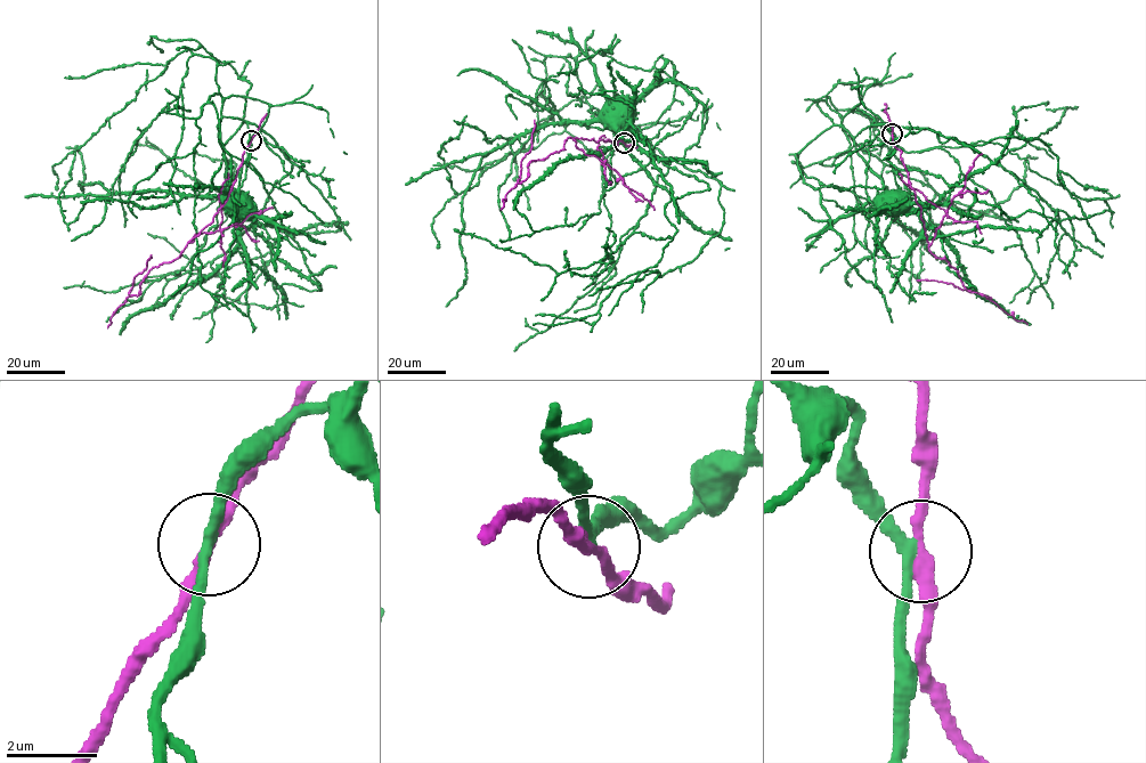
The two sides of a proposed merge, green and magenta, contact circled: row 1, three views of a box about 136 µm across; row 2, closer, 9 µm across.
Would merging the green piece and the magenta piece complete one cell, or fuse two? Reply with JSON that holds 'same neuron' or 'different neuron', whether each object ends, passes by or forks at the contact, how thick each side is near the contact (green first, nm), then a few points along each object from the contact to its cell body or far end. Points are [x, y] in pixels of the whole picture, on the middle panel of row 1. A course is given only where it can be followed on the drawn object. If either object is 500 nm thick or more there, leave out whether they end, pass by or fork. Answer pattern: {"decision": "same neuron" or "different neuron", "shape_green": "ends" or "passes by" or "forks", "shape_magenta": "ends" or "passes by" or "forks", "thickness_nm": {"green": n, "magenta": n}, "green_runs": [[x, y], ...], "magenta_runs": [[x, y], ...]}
{"decision": "different neuron", "shape_green": "passes by", "shape_magenta": "passes by", "thickness_nm": {"green": 220, "magenta": 240}, "green_runs": [[624, 143], [639, 127], [617, 119], [717, 180], [721, 229], [628, 275], [591, 324], [535, 315]], "magenta_runs": [[624, 143], [570, 137], [562, 149], [529, 163], [528, 177], [519, 183], [521, 161], [531, 147], [535, 120]]}

